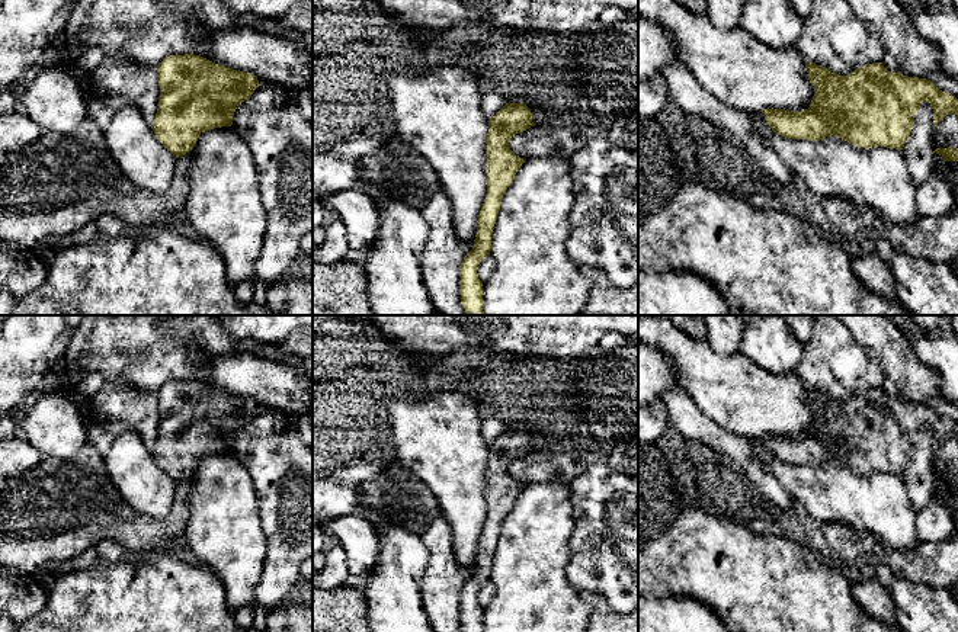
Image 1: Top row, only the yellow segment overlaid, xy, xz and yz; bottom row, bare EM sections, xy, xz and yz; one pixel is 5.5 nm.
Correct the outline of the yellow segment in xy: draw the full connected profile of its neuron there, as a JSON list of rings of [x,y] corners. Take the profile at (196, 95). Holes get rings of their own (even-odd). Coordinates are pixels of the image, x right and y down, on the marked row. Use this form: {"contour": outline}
{"contour": [[[195,54],[166,57],[157,65],[157,81],[160,97],[151,129],[176,157],[192,151],[202,132],[231,126],[237,106],[259,84],[251,73]]]}

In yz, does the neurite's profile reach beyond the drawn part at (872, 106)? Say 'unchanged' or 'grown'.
unchanged

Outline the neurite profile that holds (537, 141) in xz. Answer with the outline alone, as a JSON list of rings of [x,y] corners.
[[[542,128],[529,129],[512,137],[509,147],[515,155],[528,160],[531,157],[570,157],[583,148],[590,139],[606,138],[606,128]]]

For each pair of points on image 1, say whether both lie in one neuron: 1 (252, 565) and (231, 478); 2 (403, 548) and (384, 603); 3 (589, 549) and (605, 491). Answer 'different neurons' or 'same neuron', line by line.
1: same neuron
2: same neuron
3: same neuron

